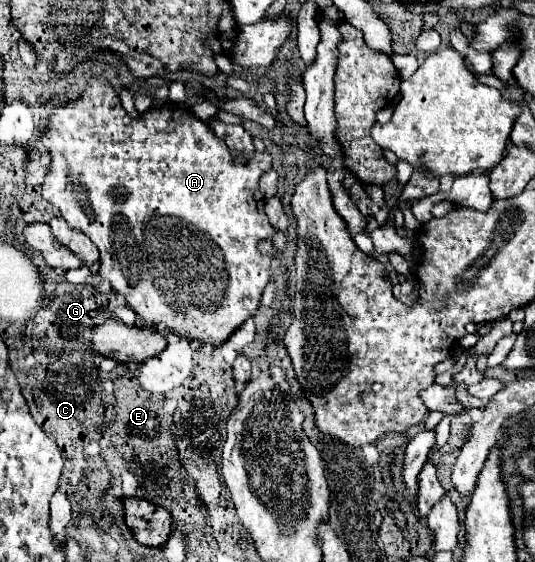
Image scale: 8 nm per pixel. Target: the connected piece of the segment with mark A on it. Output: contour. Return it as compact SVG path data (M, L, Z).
M91 78L89 86L81 92L81 98L75 102L67 102L63 106L55 106L49 116L47 130L41 136L43 146L49 150L51 164L47 170L47 176L43 180L43 198L49 200L53 206L57 206L59 214L69 222L69 226L83 230L91 242L101 252L101 276L103 280L111 282L113 290L117 294L123 294L127 304L145 320L149 326L161 326L163 330L183 334L189 338L199 338L203 342L209 342L213 346L227 340L231 332L235 332L247 318L251 318L257 310L257 304L261 300L263 288L267 286L271 278L271 262L275 256L261 254L259 242L261 240L273 240L275 254L283 254L287 250L287 232L275 230L265 214L265 196L259 190L259 178L261 174L273 170L273 160L269 152L253 152L249 160L235 156L231 148L209 130L209 126L199 120L189 108L183 108L181 104L167 102L161 108L149 108L147 112L139 114L137 118L129 116L129 112L123 108L121 98L117 90L105 80L105 78Z

